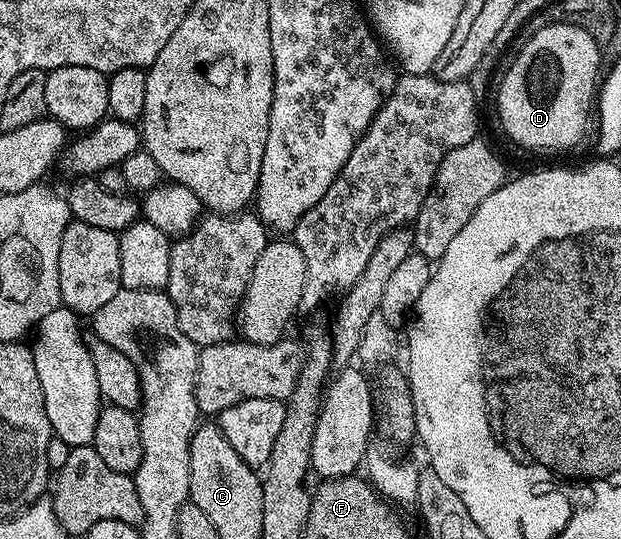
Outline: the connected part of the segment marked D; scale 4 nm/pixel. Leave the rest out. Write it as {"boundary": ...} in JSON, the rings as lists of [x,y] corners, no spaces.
{"boundary":[[[548,25],[543,27],[543,31],[539,31],[528,41],[522,49],[516,50],[513,62],[509,65],[509,70],[501,77],[501,86],[497,89],[497,117],[501,120],[501,129],[514,141],[517,145],[522,145],[525,149],[569,149],[572,145],[577,145],[581,141],[581,136],[585,133],[585,128],[591,125],[591,110],[595,105],[595,94],[599,88],[599,74],[597,72],[603,69],[601,52],[595,47],[595,39],[591,39],[591,35],[587,35],[587,31],[583,31],[574,25]]]}

